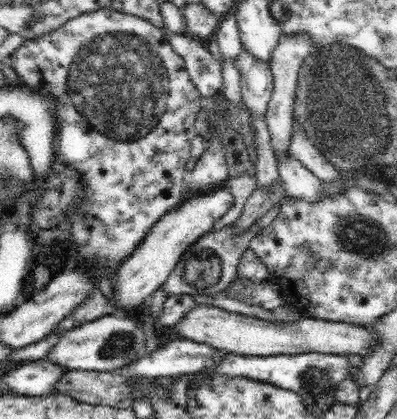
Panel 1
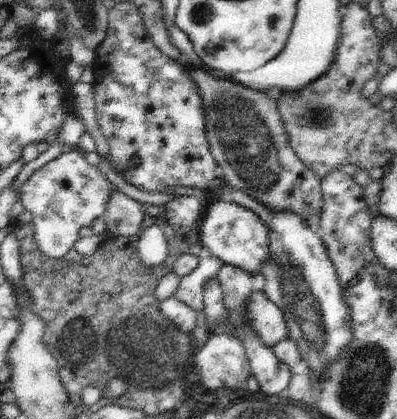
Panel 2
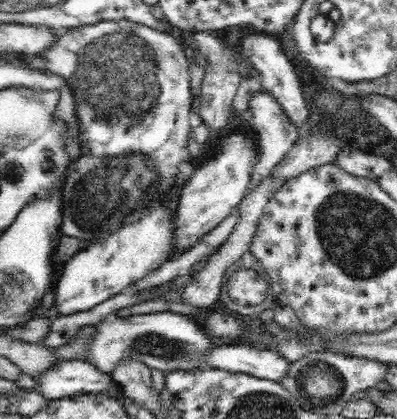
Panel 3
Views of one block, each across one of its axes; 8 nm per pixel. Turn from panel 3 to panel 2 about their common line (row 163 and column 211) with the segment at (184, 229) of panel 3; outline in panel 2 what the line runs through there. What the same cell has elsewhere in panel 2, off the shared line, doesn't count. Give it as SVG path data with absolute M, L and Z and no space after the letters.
M215 202L207 206L203 220L197 226L197 240L201 242L205 254L209 258L221 260L223 266L239 268L241 272L249 274L251 278L259 276L265 268L265 262L271 262L271 244L269 244L269 228L267 224L255 214L235 204Z

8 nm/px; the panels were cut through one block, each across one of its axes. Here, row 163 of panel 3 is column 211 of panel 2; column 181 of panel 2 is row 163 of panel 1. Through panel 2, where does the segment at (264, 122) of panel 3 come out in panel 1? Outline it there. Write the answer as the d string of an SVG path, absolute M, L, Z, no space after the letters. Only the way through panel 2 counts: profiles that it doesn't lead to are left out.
M292 154L278 158L280 180L286 188L286 196L302 198L308 202L318 202L322 196L322 180L318 180L302 162L298 162Z

